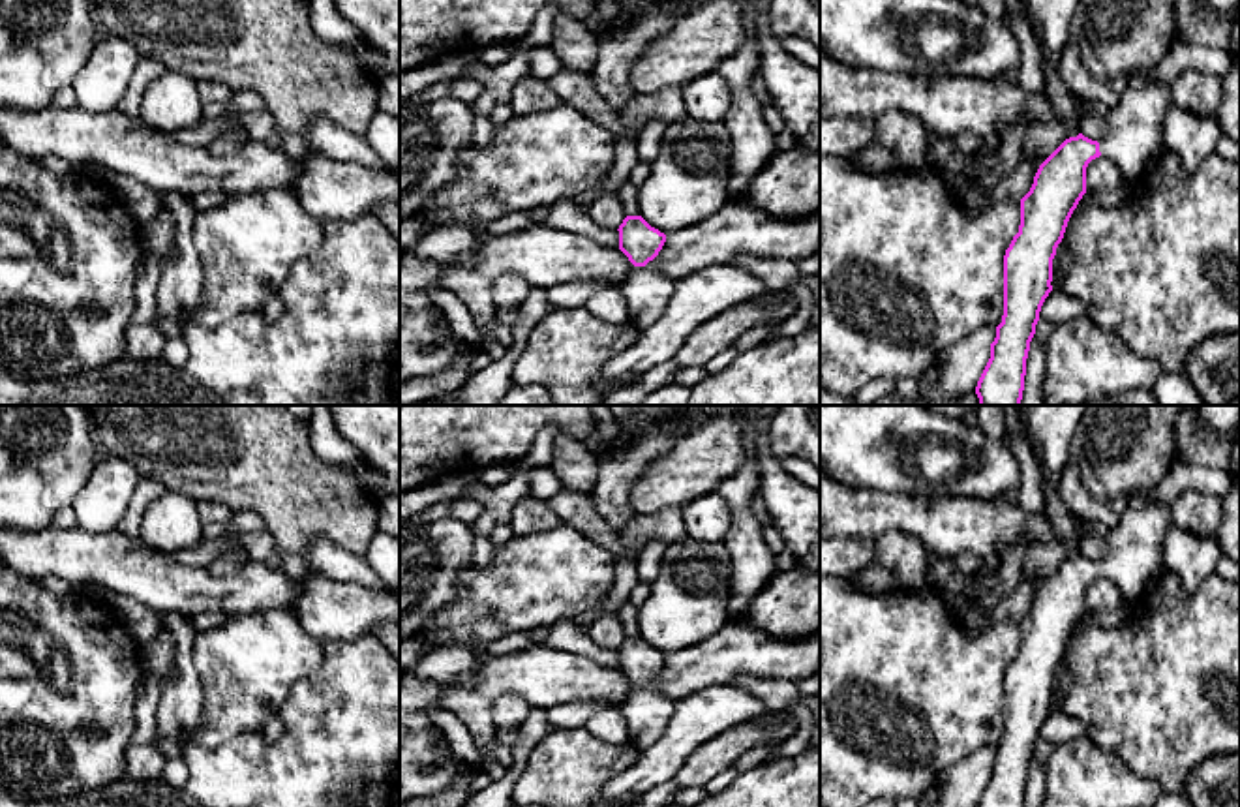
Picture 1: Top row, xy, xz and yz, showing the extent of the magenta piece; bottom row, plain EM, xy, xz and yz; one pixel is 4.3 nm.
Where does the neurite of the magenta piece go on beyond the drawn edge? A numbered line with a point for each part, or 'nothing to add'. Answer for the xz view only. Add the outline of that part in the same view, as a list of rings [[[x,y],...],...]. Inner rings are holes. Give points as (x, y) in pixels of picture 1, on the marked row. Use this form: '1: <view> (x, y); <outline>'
1: xz (646, 291); [[[645,265],[634,266],[617,289],[627,302],[630,325],[645,328],[660,319],[675,289],[675,280]]]

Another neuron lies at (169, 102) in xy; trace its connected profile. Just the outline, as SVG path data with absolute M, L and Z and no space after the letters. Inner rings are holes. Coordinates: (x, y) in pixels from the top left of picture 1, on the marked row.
M163 71L144 88L139 116L146 126L167 133L204 120L197 81L176 71Z

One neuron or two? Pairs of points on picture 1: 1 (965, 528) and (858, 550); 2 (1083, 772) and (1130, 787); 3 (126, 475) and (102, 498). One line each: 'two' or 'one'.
1: two
2: one
3: one

